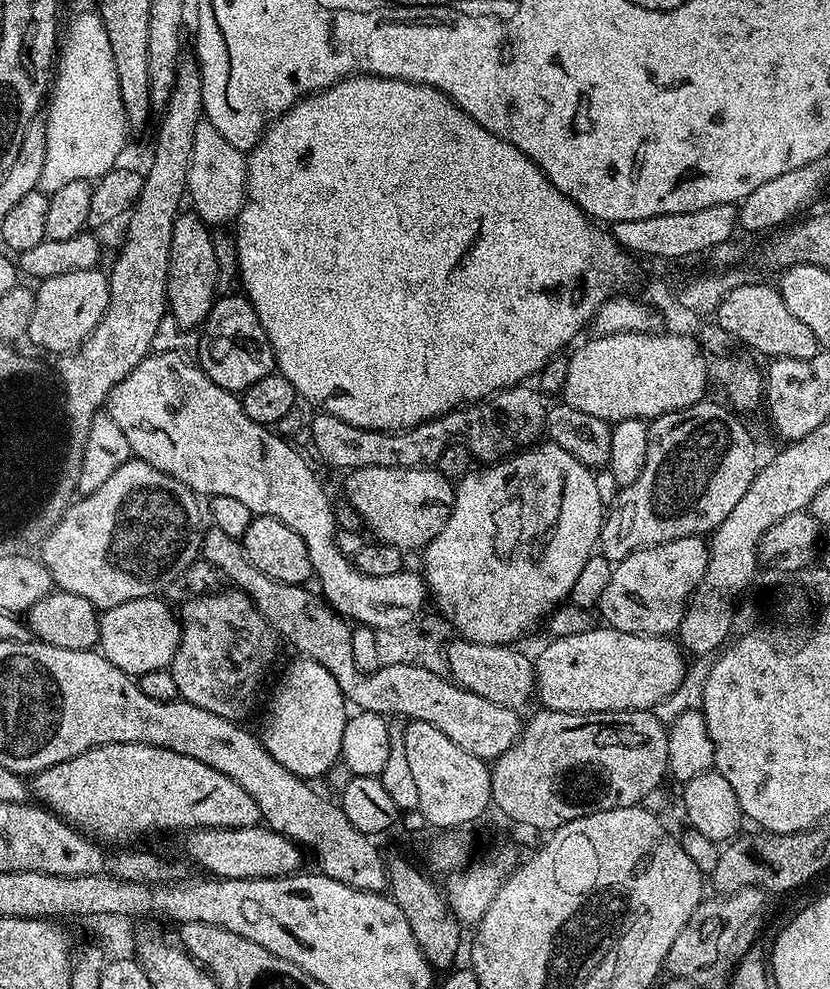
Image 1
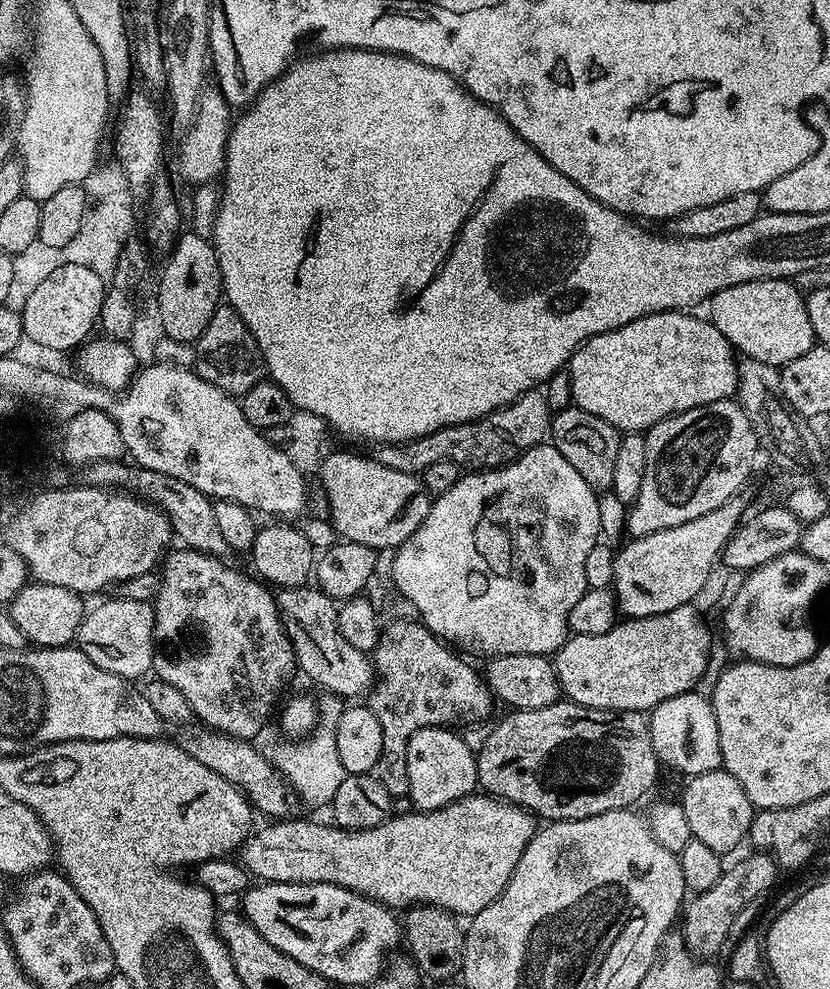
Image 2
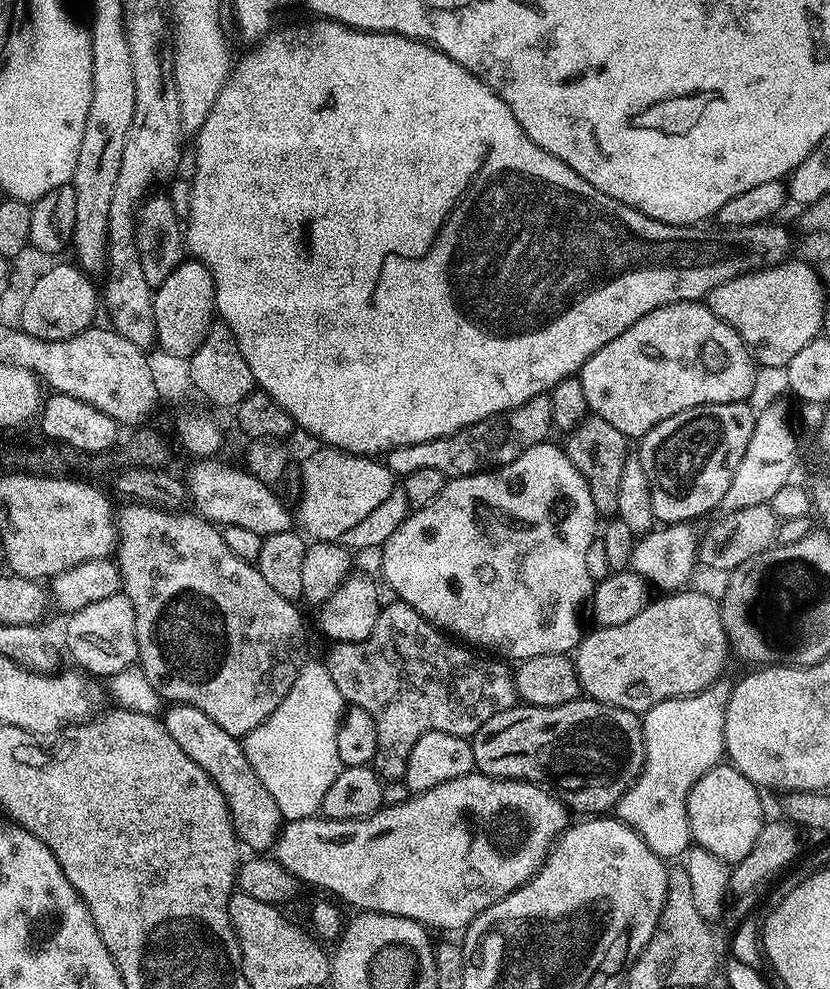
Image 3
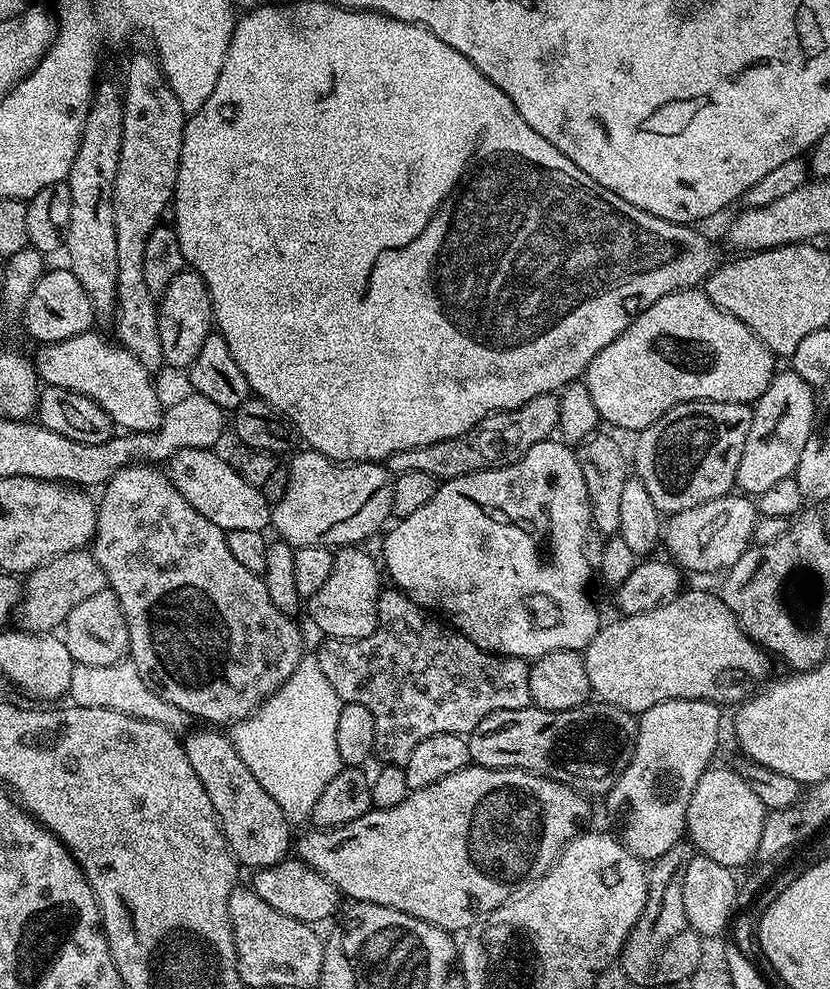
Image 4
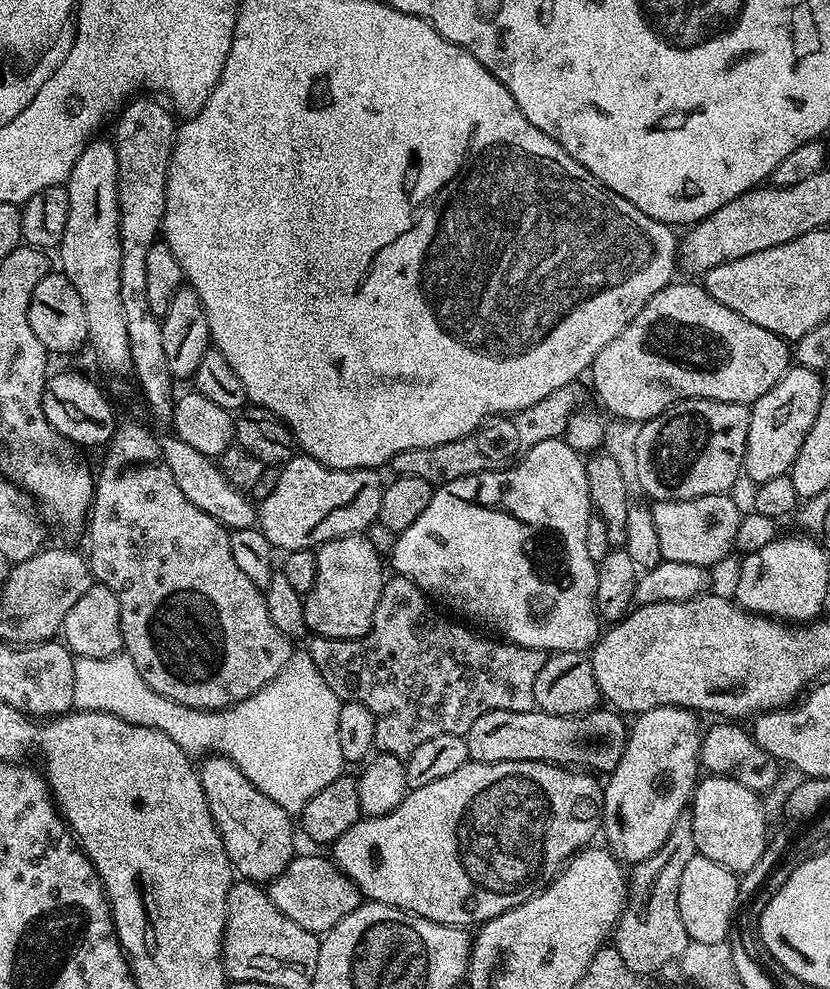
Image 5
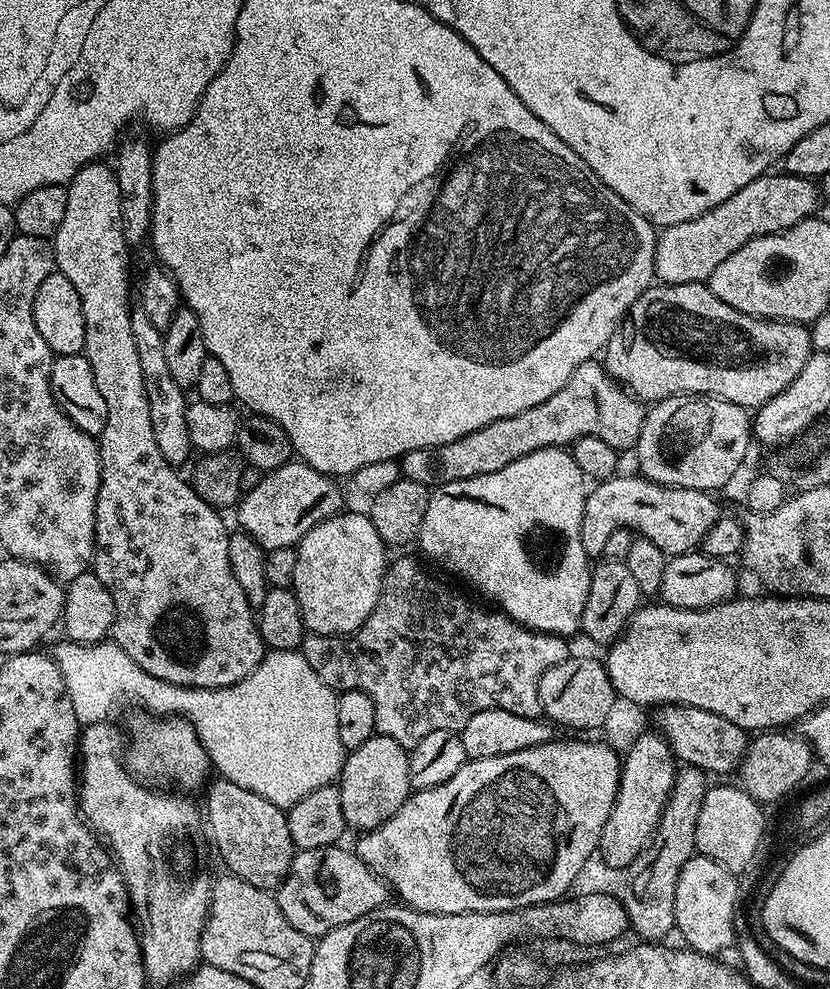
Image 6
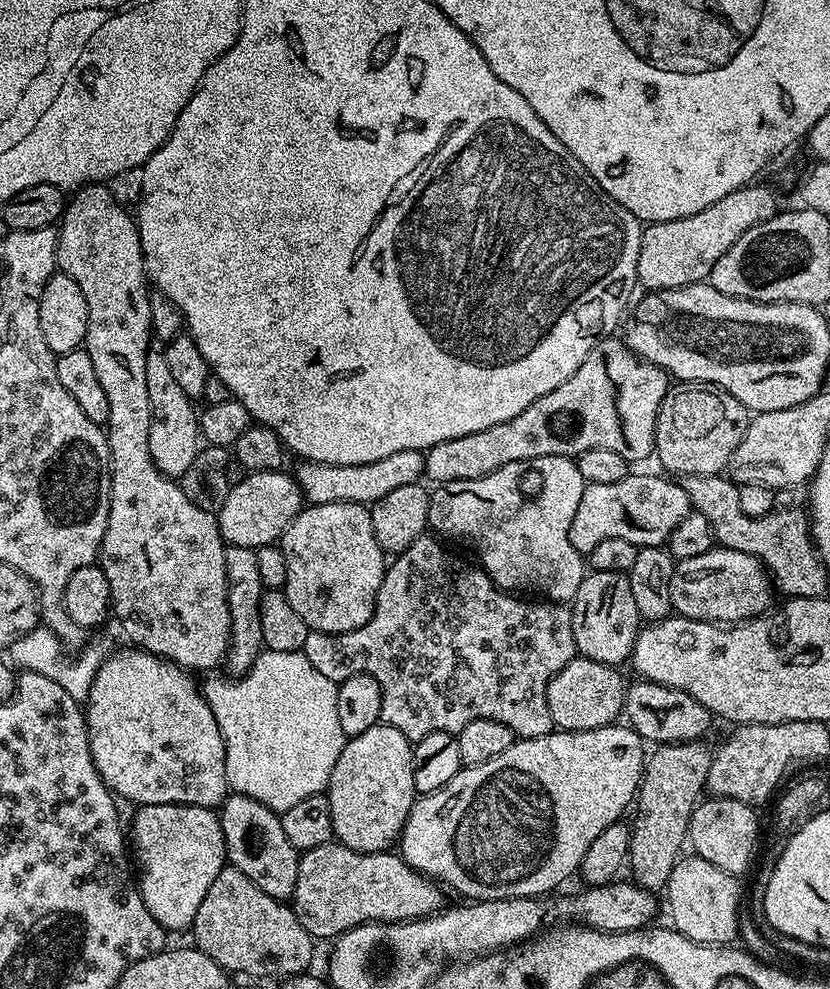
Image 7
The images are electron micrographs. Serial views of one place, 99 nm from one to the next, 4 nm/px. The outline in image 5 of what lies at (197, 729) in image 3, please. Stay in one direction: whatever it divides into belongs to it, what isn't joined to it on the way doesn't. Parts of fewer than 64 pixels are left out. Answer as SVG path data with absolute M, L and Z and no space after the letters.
M212 754L209 755L207 759L205 759L201 764L204 765L199 765L198 775L200 778L200 785L202 786L202 790L206 794L206 806L208 807L208 809L210 810L210 814L214 818L216 829L218 830L218 834L222 838L222 846L224 847L224 849L226 850L226 854L230 858L230 862L232 863L235 875L237 877L253 882L271 882L275 880L278 874L282 874L282 870L286 870L286 866L290 863L290 861L292 861L292 857L297 851L296 840L294 837L292 837L292 828L294 832L293 817L286 810L282 810L282 806L278 806L278 802L270 802L270 798L266 798L266 794L262 794L262 790L258 790L256 787L254 787L250 782L250 778L246 778L246 774L242 774L240 771L238 771L238 769L236 769L236 767L234 766L234 762L230 762L227 758L225 758L225 756L217 756L215 754Z

